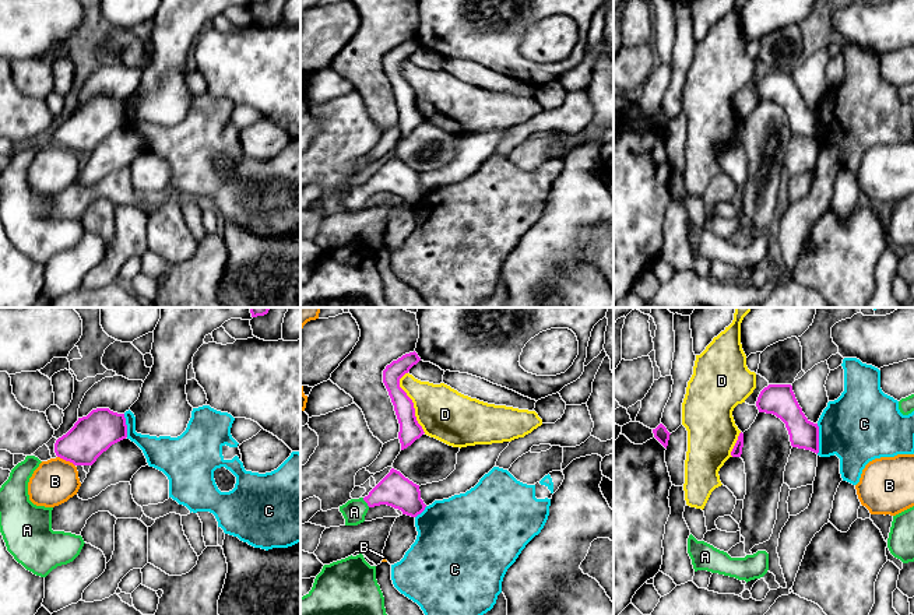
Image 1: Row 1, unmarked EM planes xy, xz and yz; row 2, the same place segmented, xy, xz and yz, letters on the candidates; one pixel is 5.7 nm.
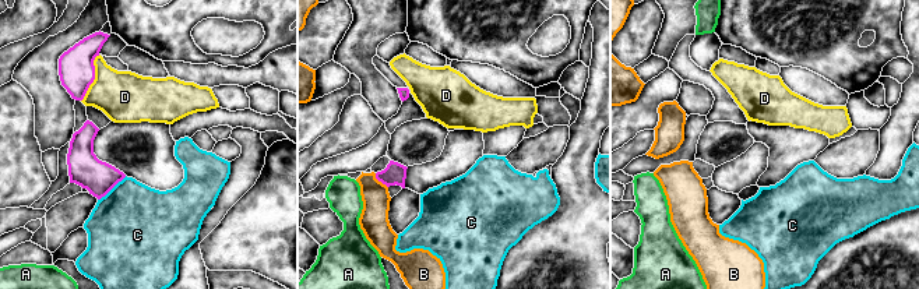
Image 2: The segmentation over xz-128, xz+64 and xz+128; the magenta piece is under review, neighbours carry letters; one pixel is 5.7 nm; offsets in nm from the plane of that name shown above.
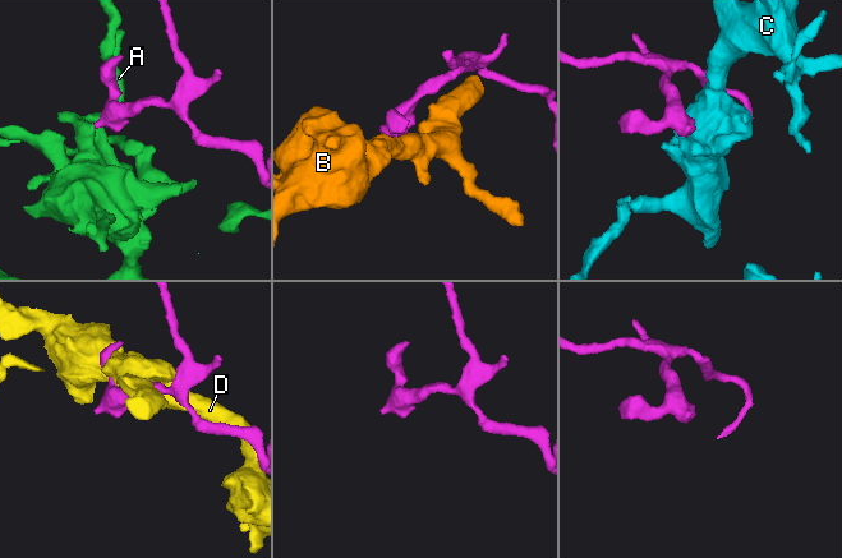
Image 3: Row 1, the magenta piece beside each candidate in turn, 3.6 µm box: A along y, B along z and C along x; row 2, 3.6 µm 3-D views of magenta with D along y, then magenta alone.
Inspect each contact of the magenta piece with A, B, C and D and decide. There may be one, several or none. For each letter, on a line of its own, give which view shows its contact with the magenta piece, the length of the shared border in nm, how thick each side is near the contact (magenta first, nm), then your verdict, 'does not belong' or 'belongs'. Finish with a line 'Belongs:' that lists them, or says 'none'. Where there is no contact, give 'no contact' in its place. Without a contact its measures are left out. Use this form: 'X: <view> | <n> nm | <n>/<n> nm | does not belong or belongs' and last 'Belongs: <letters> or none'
A: xz | 70 nm | 190/140 nm | belongs
B: xy | 120 nm | 240/260 nm | does not belong
C: yz | 180 nm | 160/400 nm | does not belong
D: xz | 360 nm | 120/300 nm | does not belong
Belongs: A

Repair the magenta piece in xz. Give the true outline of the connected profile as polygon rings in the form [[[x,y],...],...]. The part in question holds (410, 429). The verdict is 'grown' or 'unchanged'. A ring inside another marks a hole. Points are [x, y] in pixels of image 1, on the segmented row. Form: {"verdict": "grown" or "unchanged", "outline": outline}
{"verdict": "unchanged", "outline": [[[409,352],[393,361],[383,370],[383,383],[389,391],[394,411],[400,424],[398,439],[401,443],[401,450],[411,446],[416,439],[419,439],[425,432],[418,424],[415,417],[415,408],[412,400],[400,387],[400,379],[409,372],[409,369],[421,361],[418,354]]]}

